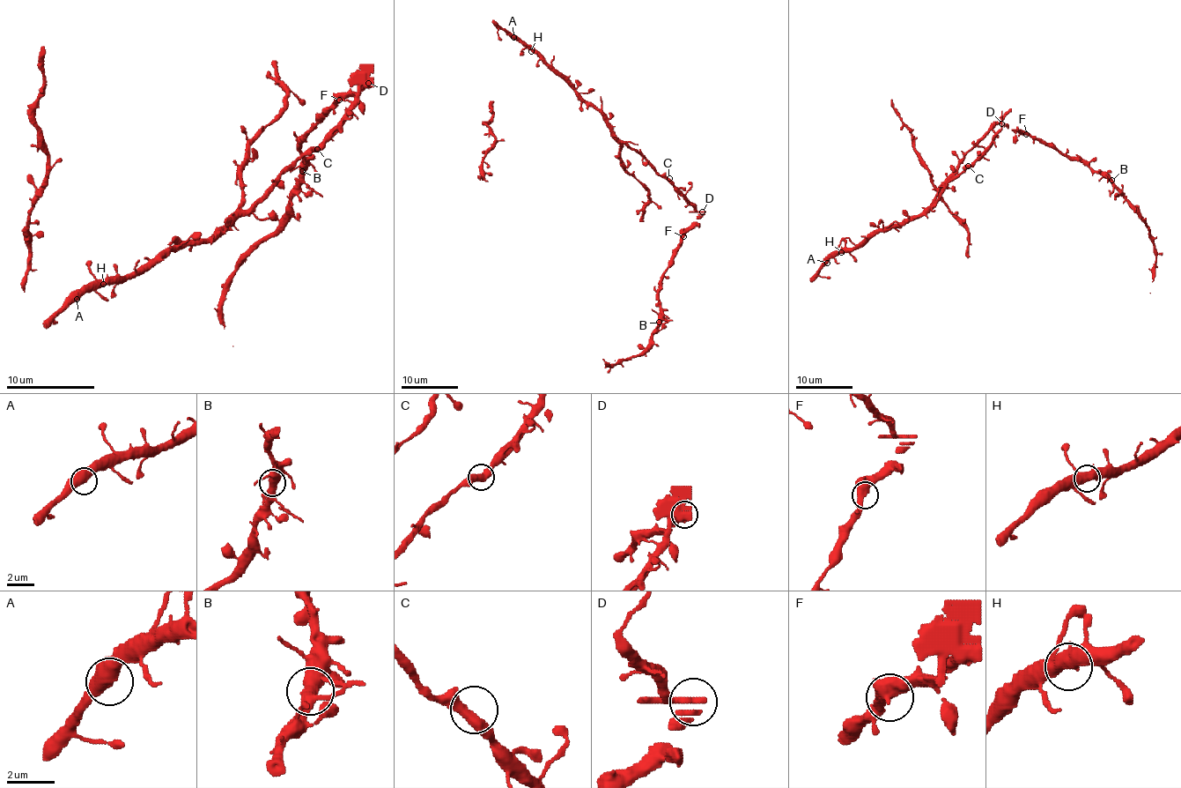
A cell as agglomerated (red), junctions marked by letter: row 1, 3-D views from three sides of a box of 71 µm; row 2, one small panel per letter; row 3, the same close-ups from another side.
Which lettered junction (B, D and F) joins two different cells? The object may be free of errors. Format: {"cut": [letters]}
{"cut": ["D"]}

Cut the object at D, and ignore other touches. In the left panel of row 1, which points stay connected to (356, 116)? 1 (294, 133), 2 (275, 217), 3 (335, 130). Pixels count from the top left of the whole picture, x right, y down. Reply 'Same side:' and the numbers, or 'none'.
Same side: 3

